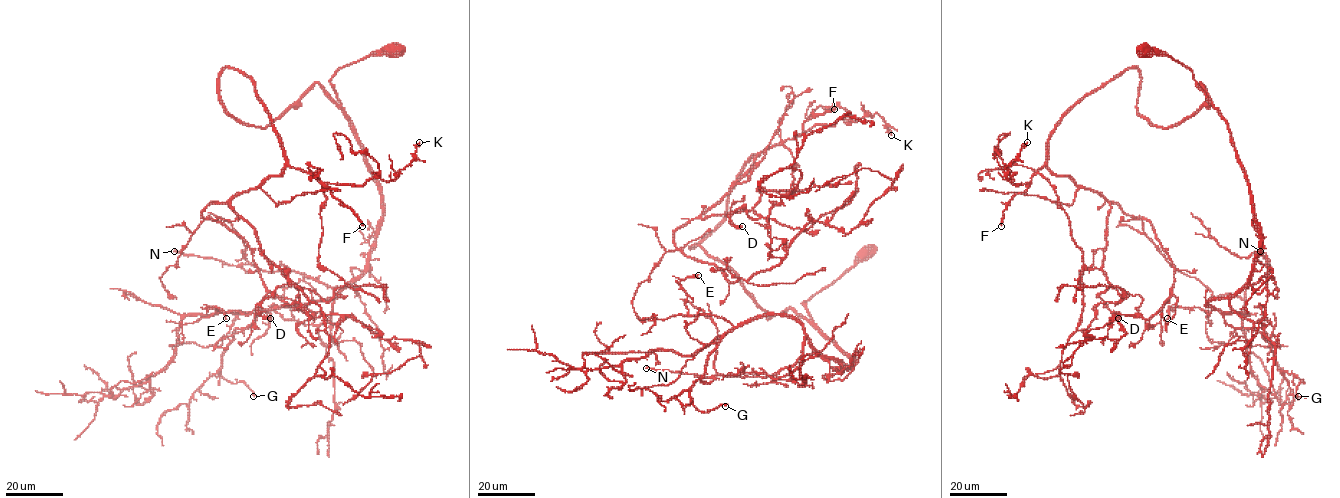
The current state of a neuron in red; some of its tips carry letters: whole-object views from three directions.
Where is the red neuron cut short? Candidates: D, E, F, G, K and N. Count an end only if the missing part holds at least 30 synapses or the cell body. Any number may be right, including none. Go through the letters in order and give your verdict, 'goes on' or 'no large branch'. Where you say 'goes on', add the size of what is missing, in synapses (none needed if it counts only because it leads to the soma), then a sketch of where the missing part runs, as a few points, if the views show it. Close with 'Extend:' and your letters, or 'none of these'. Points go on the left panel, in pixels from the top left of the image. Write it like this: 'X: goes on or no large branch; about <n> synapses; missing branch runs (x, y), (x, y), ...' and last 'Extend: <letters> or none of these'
D: no large branch
E: no large branch
F: goes on; about 250 synapses; missing branch runs (362, 226), (374, 268), (407, 287), (436, 321), (449, 320), (417, 349), (430, 366), (439, 369)
G: no large branch
K: no large branch
N: no large branch
Extend: F

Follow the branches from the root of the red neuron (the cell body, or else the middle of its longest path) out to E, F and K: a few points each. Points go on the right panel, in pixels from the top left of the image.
E: (1142, 49), (1187, 67), (1224, 120), (1260, 238), (1250, 280), (1206, 304), (1218, 309), (1169, 306), (1167, 318)
F: (1142, 49), (1213, 106), (1200, 83), (1193, 113), (1154, 126), (1124, 70), (1064, 116), (1001, 226)
K: (1142, 49), (1213, 106), (1200, 83), (1193, 113), (1154, 126), (1129, 67), (1016, 185), (1027, 142)

